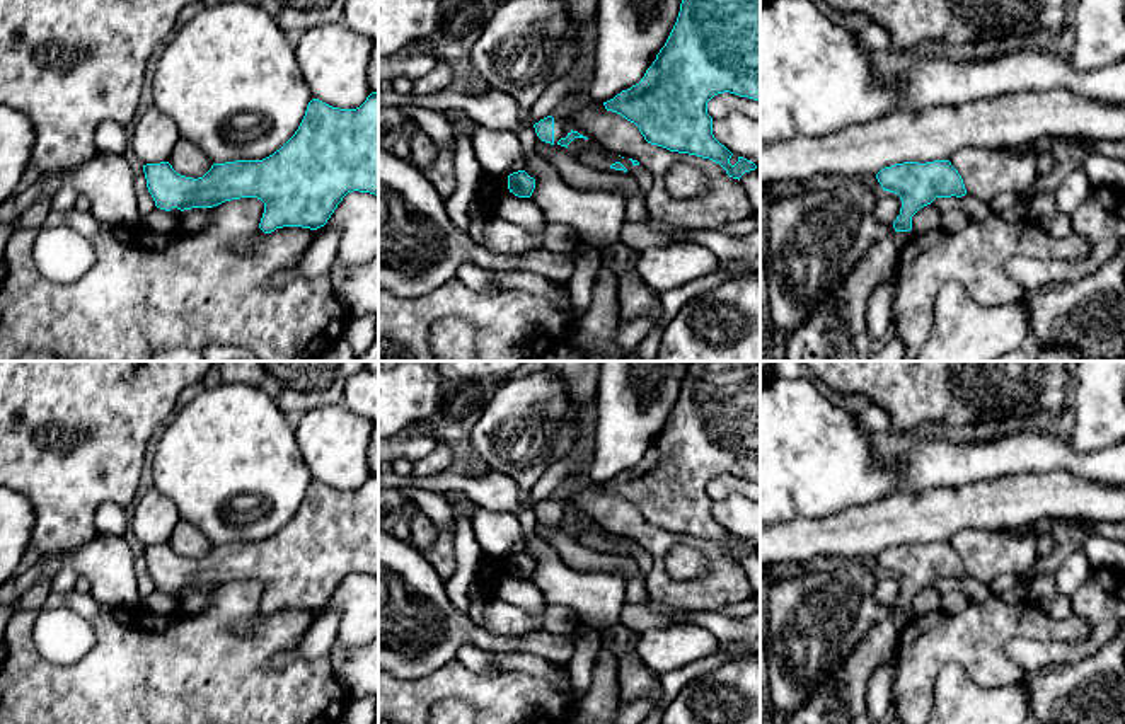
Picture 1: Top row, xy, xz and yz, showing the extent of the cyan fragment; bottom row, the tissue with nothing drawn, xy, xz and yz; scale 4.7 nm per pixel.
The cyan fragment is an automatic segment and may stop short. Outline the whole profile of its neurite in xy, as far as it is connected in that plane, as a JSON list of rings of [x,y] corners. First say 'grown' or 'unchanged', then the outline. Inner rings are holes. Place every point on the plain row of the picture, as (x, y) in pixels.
grown; [[[372,474],[356,491],[332,489],[312,480],[295,516],[262,542],[213,545],[198,560],[177,555],[169,543],[143,547],[148,574],[155,588],[170,593],[182,615],[182,595],[213,589],[225,583],[257,579],[264,584],[259,610],[271,615],[283,608],[317,612],[327,605],[348,574],[378,577],[378,474]]]

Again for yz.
grown; [[[949,542],[934,543],[903,543],[885,549],[876,555],[883,572],[900,577],[900,596],[893,603],[893,625],[898,635],[915,617],[912,612],[912,598],[936,579],[961,579],[966,576],[965,566],[958,552]]]

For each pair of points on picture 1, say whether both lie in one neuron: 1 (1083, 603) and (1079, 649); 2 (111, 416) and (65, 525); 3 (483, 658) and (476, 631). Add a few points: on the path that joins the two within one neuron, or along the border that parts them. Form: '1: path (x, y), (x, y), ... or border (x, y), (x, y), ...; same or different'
1: path (1095, 615), (1096, 634), (1091, 639); same
2: path (89, 443), (69, 464), (65, 498); same
3: border (493, 653), (464, 644), (454, 658); different

